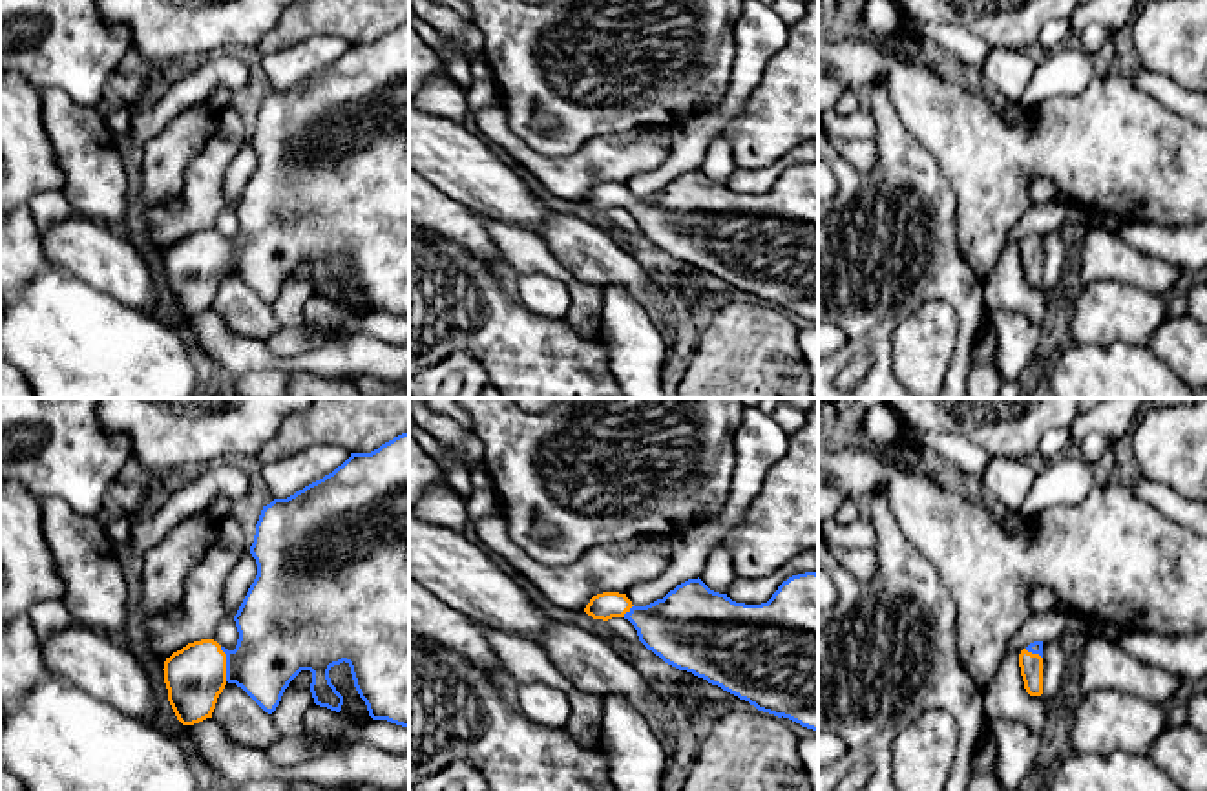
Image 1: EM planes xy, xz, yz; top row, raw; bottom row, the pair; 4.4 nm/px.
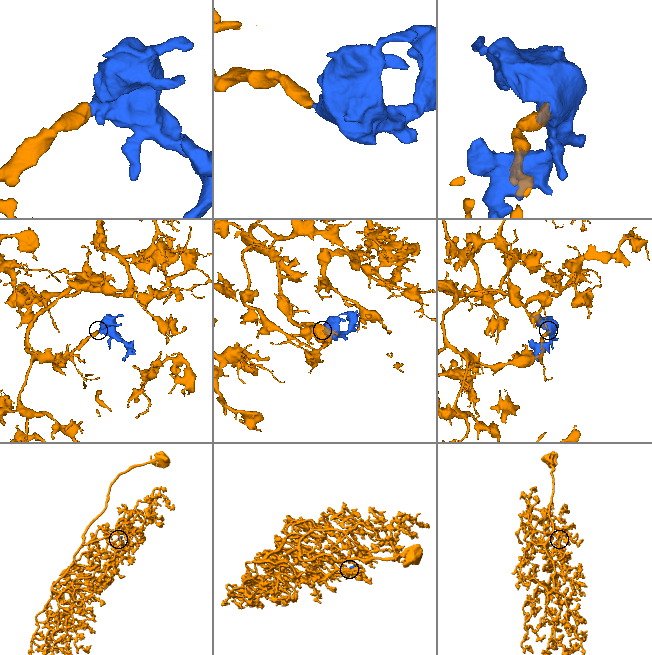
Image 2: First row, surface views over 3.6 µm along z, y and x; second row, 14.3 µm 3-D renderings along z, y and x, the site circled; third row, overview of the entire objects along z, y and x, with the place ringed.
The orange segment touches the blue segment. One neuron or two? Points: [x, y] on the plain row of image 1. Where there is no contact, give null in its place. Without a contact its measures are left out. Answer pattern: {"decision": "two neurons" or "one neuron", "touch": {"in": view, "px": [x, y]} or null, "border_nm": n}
{"decision": "one neuron", "touch": {"in": "xy", "px": [225, 254]}, "border_nm": 160}

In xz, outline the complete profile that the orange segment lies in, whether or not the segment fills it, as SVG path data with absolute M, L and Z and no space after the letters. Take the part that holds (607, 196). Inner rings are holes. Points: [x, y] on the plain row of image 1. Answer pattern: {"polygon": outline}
{"polygon": "M818 164L783 172L761 195L732 192L710 181L699 168L670 181L663 190L635 197L626 185L603 183L584 203L593 210L628 210L639 232L665 254L692 263L749 292L758 301L789 309L818 322Z"}

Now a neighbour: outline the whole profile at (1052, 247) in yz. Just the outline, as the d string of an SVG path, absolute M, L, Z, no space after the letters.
M1057 230L1043 232L1043 289L1054 292L1061 281L1065 263L1065 245Z

